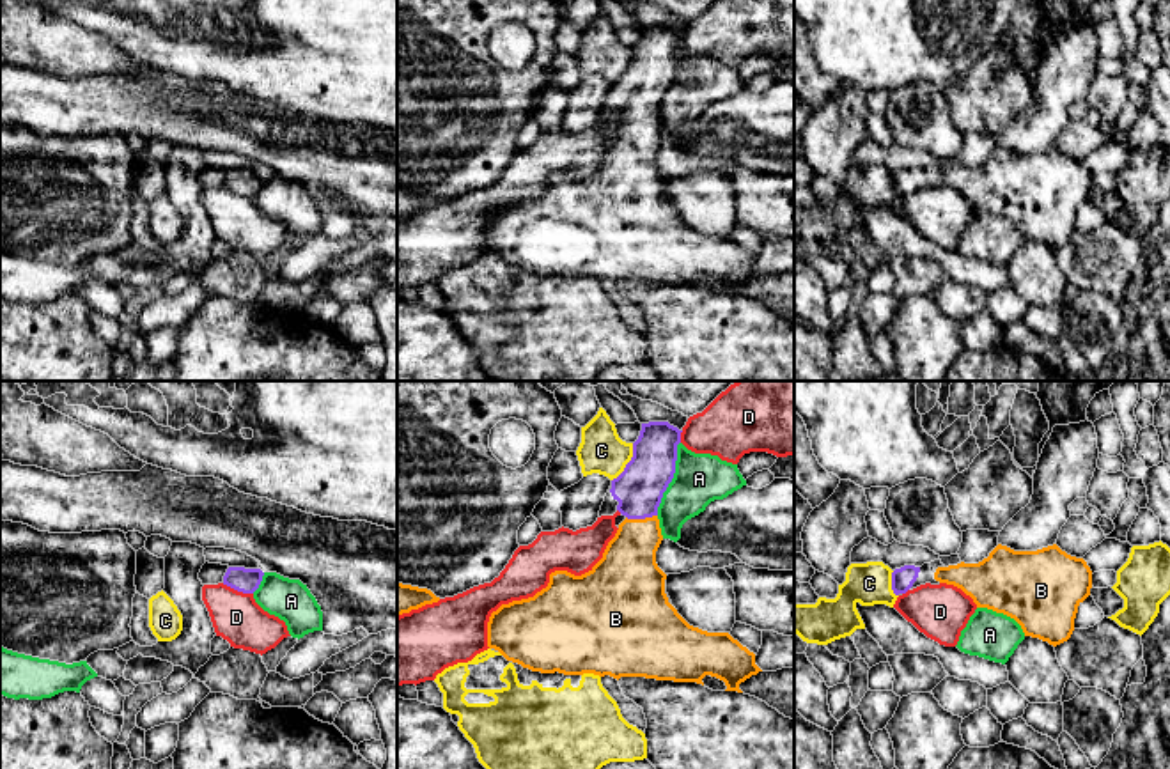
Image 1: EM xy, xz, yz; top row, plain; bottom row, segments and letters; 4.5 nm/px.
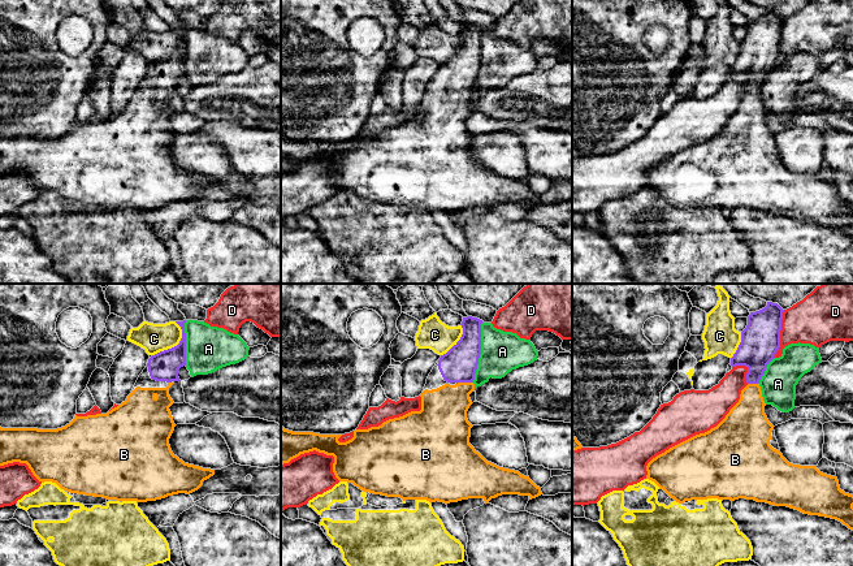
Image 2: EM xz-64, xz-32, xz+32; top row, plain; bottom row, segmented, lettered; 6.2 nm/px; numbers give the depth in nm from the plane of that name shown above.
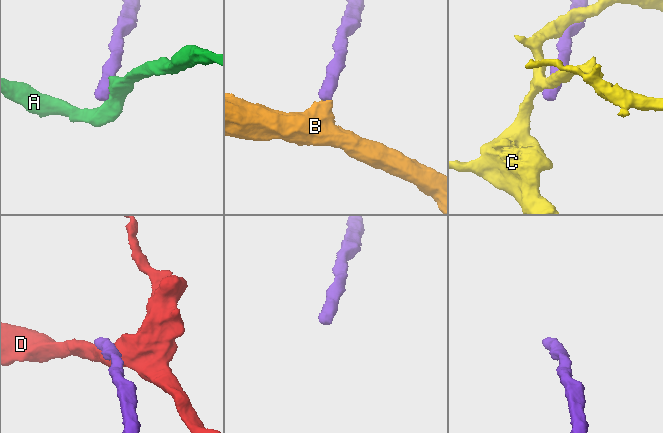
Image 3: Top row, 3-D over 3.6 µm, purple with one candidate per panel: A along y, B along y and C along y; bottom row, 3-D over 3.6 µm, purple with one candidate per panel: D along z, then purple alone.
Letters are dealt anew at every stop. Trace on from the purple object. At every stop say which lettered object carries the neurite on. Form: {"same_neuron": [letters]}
{"same_neuron": ["B"]}

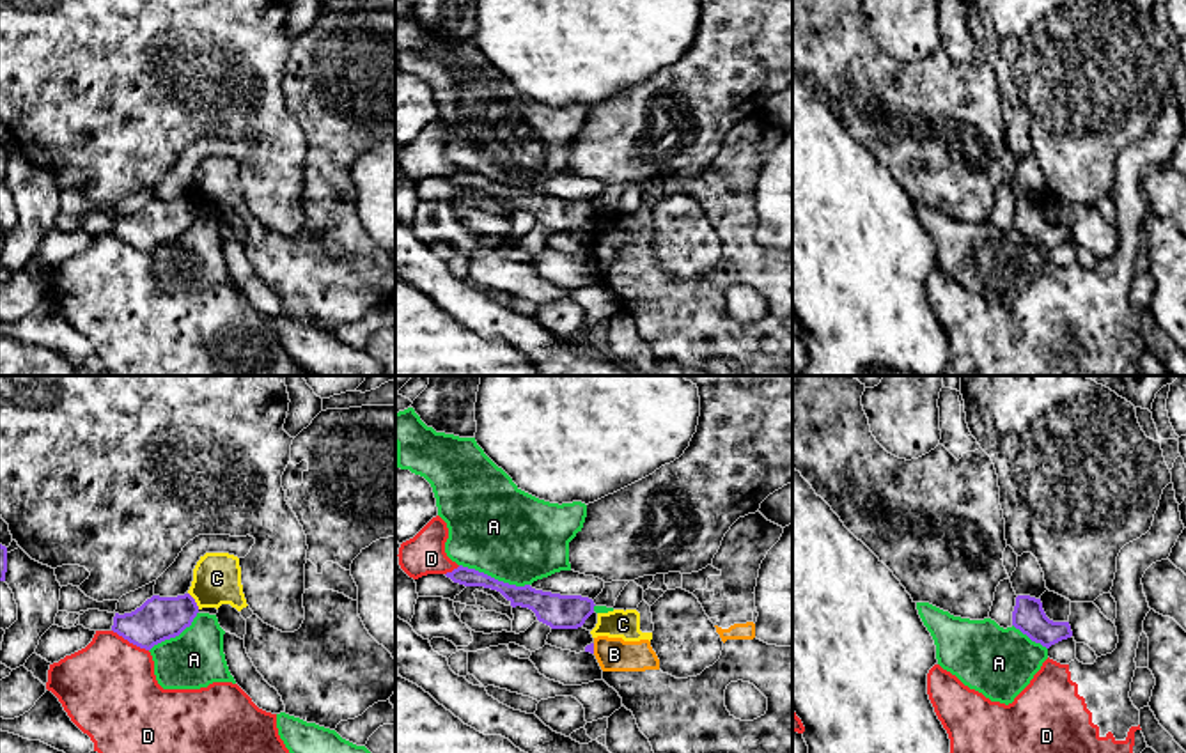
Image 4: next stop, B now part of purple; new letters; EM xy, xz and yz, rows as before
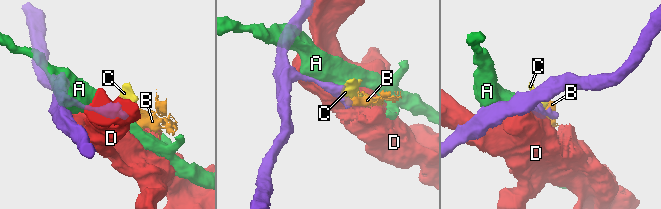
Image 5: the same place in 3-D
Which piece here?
{"same_neuron": []}

